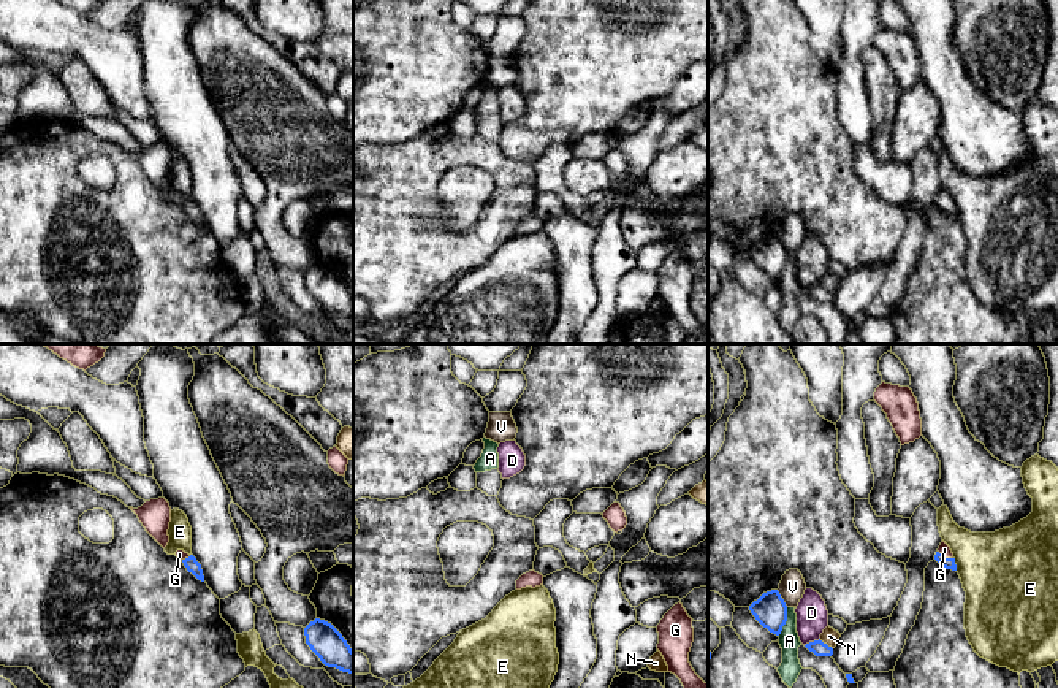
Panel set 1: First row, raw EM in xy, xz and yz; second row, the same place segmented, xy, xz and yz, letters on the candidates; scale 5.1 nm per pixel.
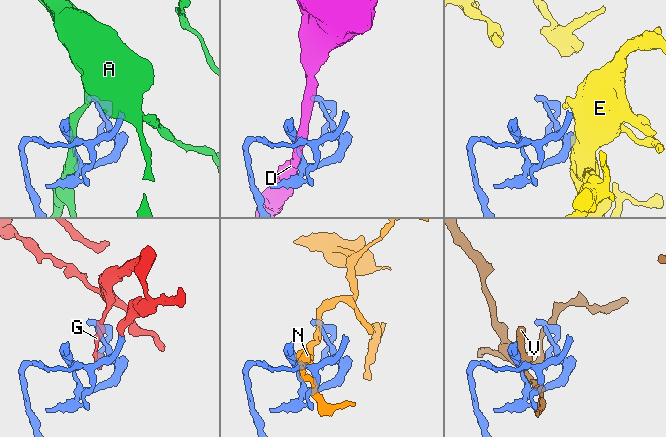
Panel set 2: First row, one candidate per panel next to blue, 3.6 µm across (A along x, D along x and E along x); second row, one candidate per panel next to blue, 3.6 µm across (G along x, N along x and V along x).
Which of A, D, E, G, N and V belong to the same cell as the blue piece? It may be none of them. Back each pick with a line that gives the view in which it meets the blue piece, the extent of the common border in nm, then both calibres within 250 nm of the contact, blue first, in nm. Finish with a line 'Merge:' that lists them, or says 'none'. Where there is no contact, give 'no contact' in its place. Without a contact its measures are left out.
G: yz | 90 nm | 60/60 nm
Merge: G

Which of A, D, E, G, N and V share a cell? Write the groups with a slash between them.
A / D / E / G / N / V

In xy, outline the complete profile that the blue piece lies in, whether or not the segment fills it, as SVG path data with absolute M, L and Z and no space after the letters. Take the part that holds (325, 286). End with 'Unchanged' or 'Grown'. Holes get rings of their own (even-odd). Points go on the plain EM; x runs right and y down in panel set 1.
M315 263L304 273L304 281L325 311L353 319L353 295L331 268Z. Unchanged

